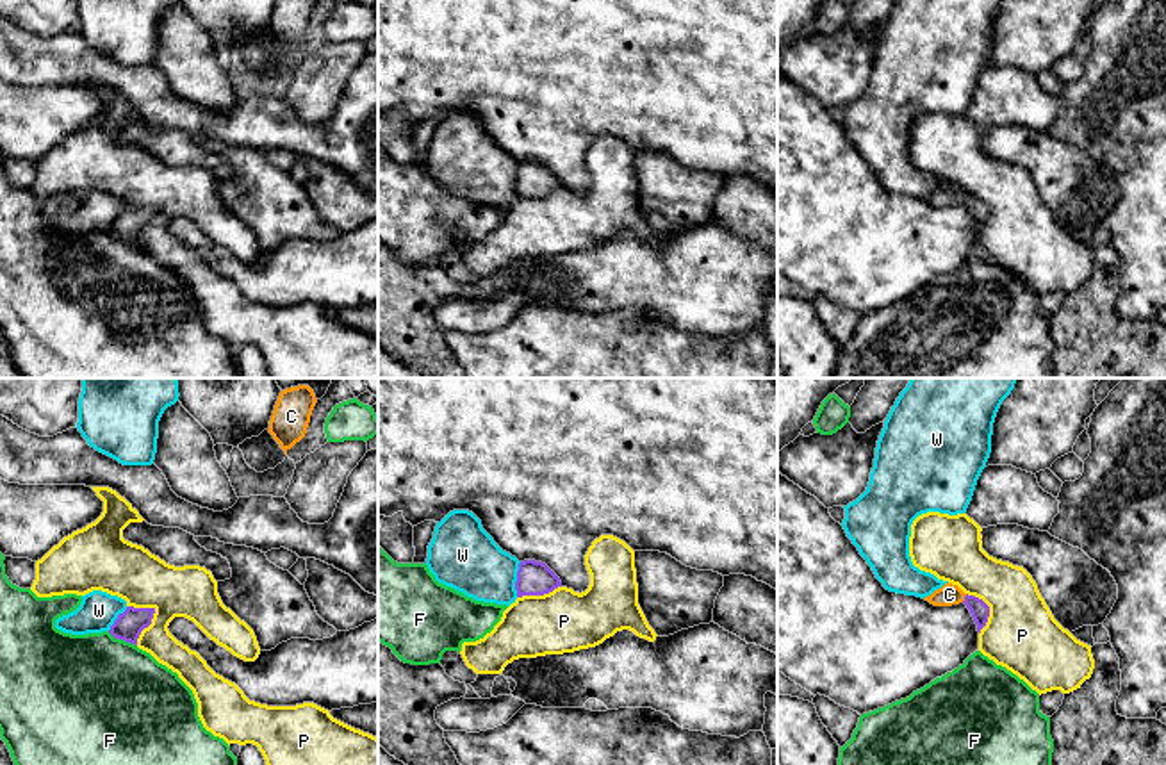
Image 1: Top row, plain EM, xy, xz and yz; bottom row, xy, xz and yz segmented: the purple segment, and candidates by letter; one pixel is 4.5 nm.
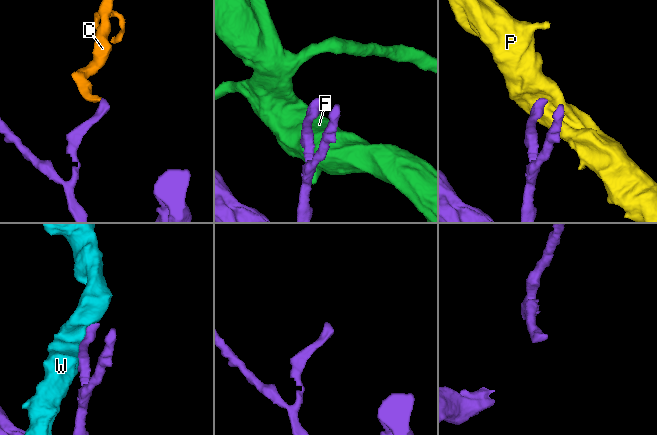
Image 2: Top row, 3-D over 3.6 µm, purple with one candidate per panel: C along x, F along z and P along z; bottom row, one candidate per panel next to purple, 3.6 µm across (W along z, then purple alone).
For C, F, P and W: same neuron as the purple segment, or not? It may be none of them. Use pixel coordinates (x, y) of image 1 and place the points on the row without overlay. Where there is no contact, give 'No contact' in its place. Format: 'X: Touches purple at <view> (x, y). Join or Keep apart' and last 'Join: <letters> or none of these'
C: Touches purple at yz (965, 198). Join
F: Touches purple at xy (122, 239). Keep apart
P: Touches purple at xy (147, 227). Keep apart
W: Touches purple at xz (517, 180). Keep apart
Join: C

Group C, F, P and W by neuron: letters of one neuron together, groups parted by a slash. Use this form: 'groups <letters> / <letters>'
groups C / F / P / W

